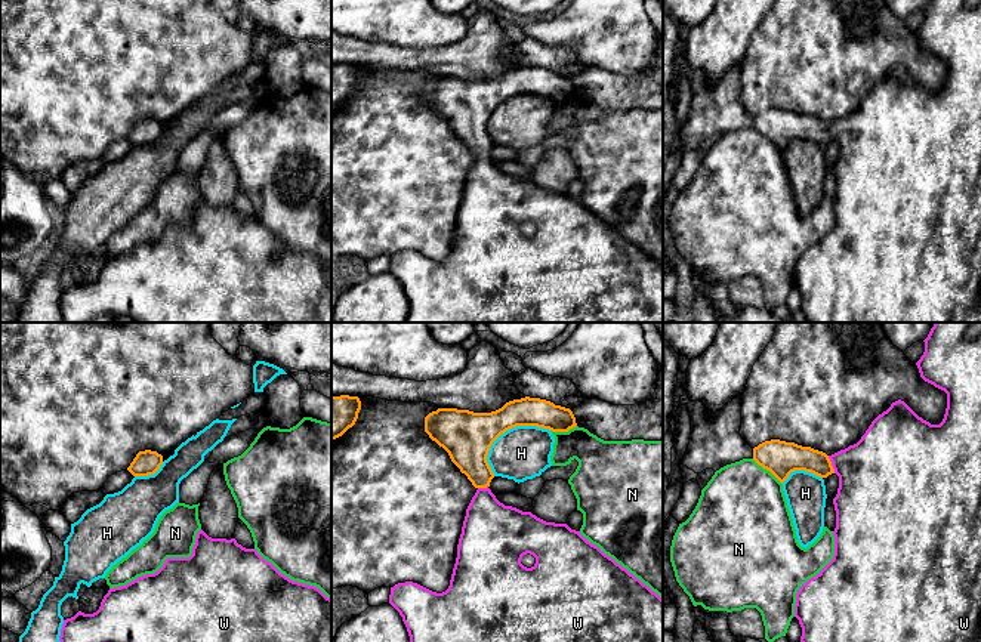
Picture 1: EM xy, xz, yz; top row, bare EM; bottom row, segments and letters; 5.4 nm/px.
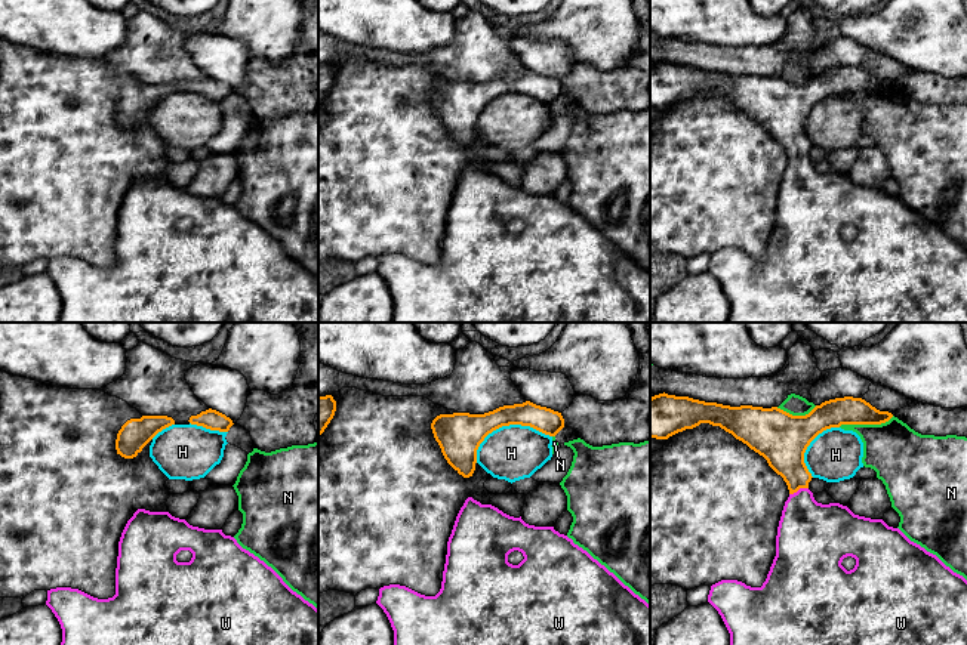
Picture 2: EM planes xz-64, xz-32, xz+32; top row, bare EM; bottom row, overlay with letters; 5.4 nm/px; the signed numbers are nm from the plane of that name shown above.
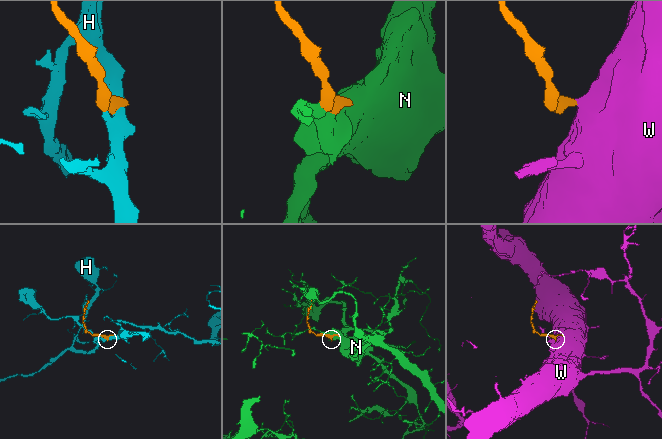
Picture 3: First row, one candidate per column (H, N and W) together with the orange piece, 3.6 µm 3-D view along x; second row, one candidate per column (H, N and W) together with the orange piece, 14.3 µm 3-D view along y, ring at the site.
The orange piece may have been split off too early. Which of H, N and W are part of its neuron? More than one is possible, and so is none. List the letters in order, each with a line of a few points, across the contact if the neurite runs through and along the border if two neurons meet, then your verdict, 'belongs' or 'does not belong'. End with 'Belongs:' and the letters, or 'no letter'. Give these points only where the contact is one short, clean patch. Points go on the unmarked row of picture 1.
H: does not belong
N: does not belong
W: yz (786, 126), (805, 126), (830, 133), (854, 133), (875, 144) | belongs
Belongs: W

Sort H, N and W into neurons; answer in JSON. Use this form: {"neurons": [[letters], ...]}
{"neurons": [["H"], ["N"], ["W"]]}

